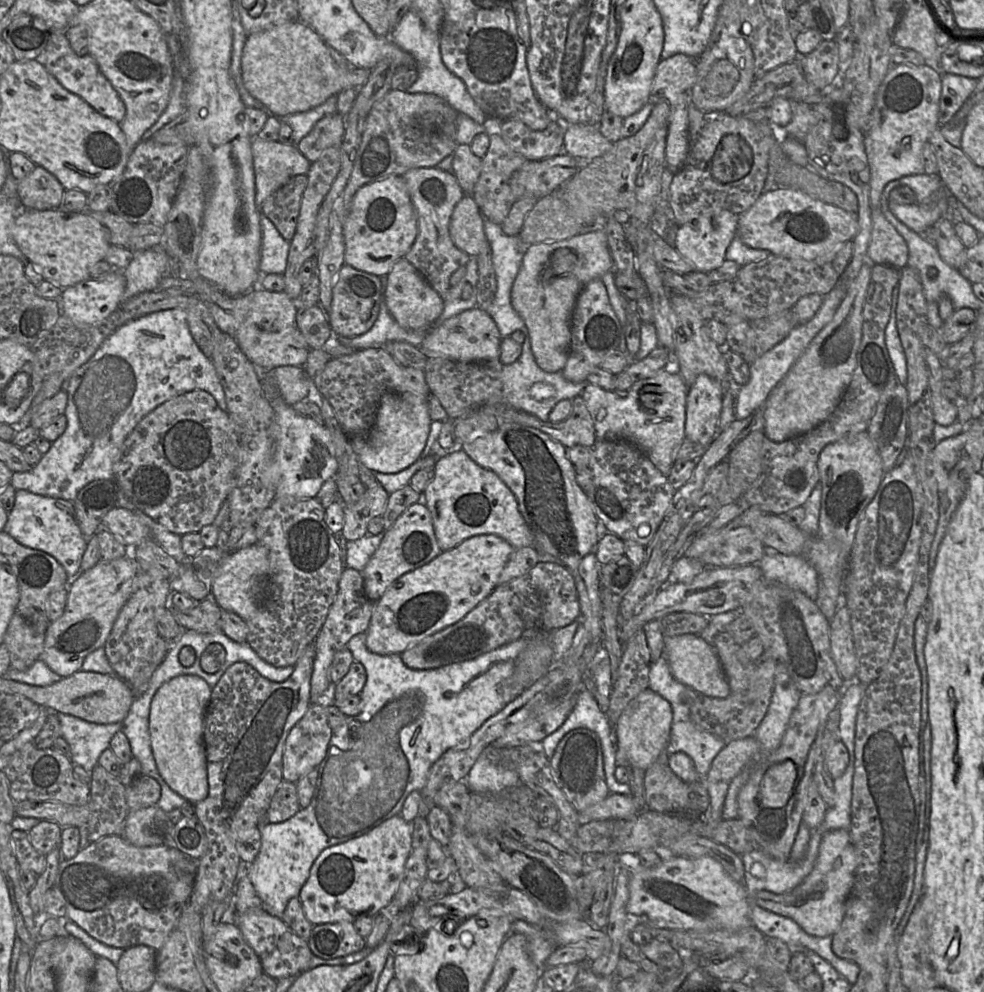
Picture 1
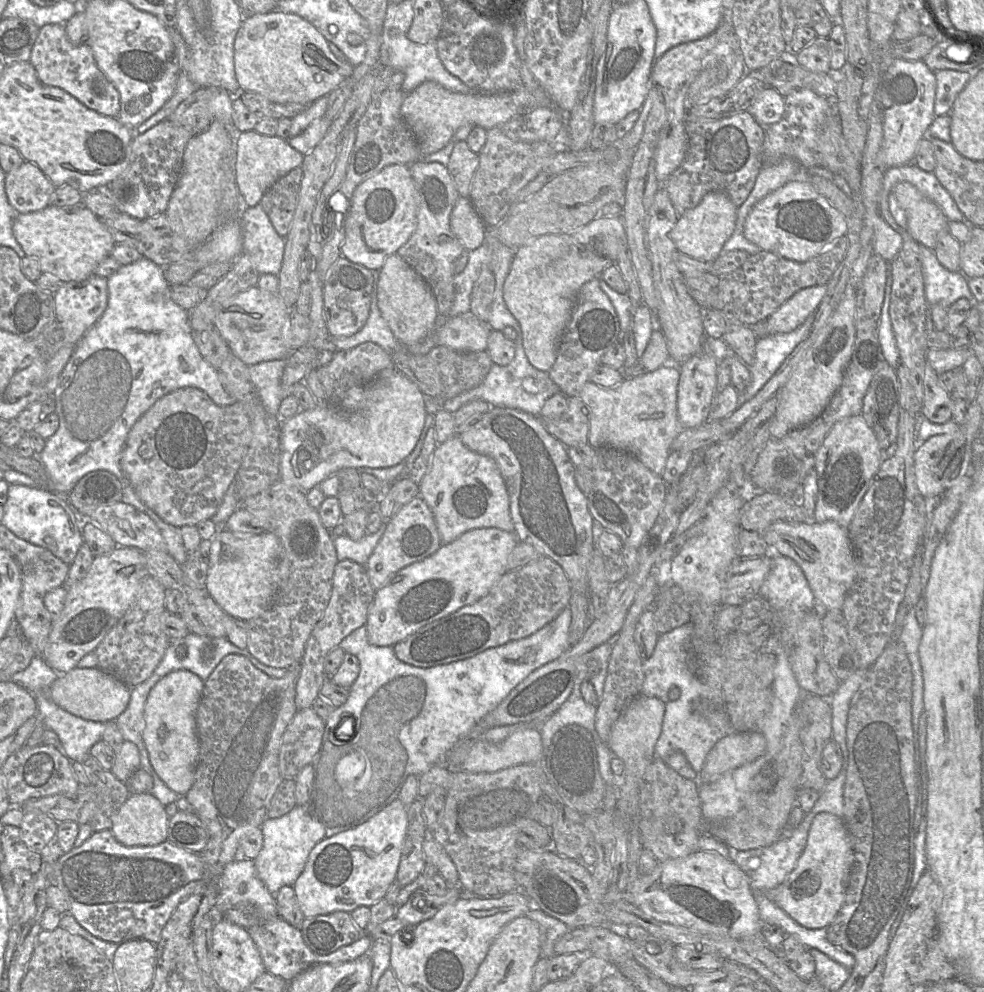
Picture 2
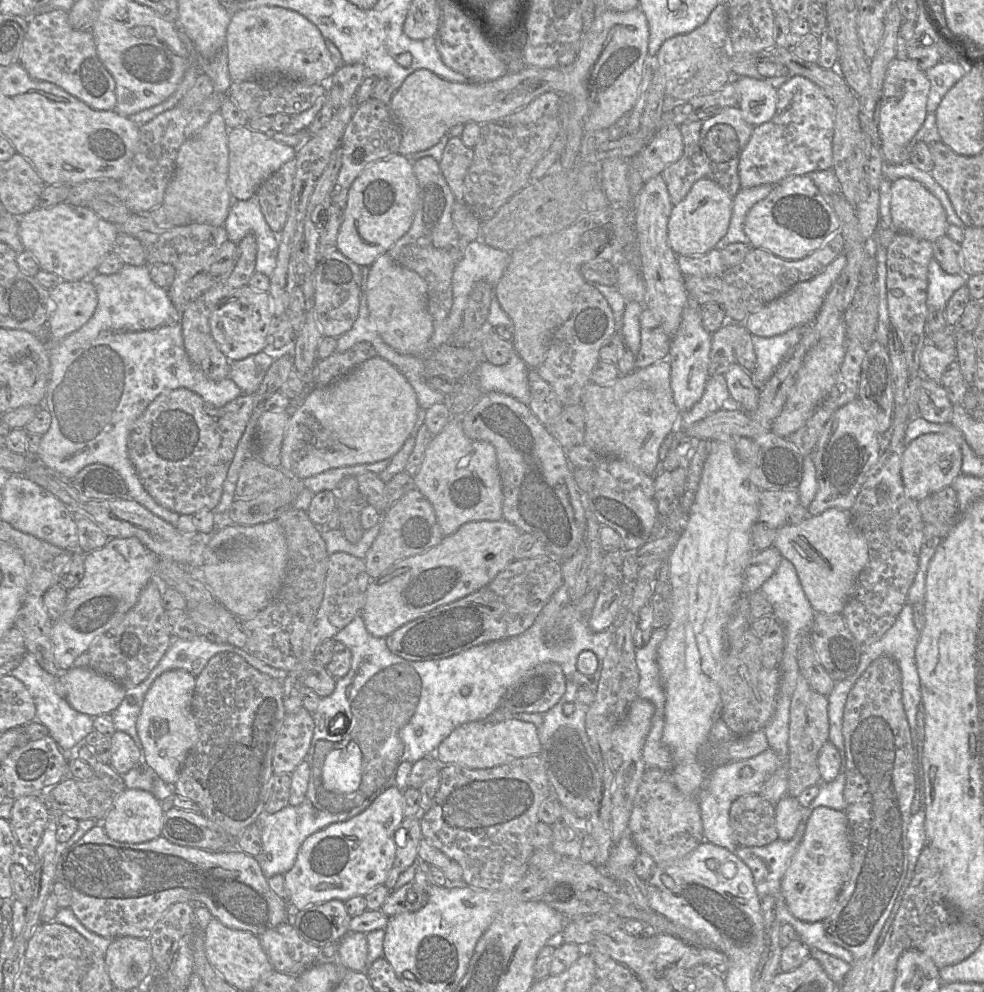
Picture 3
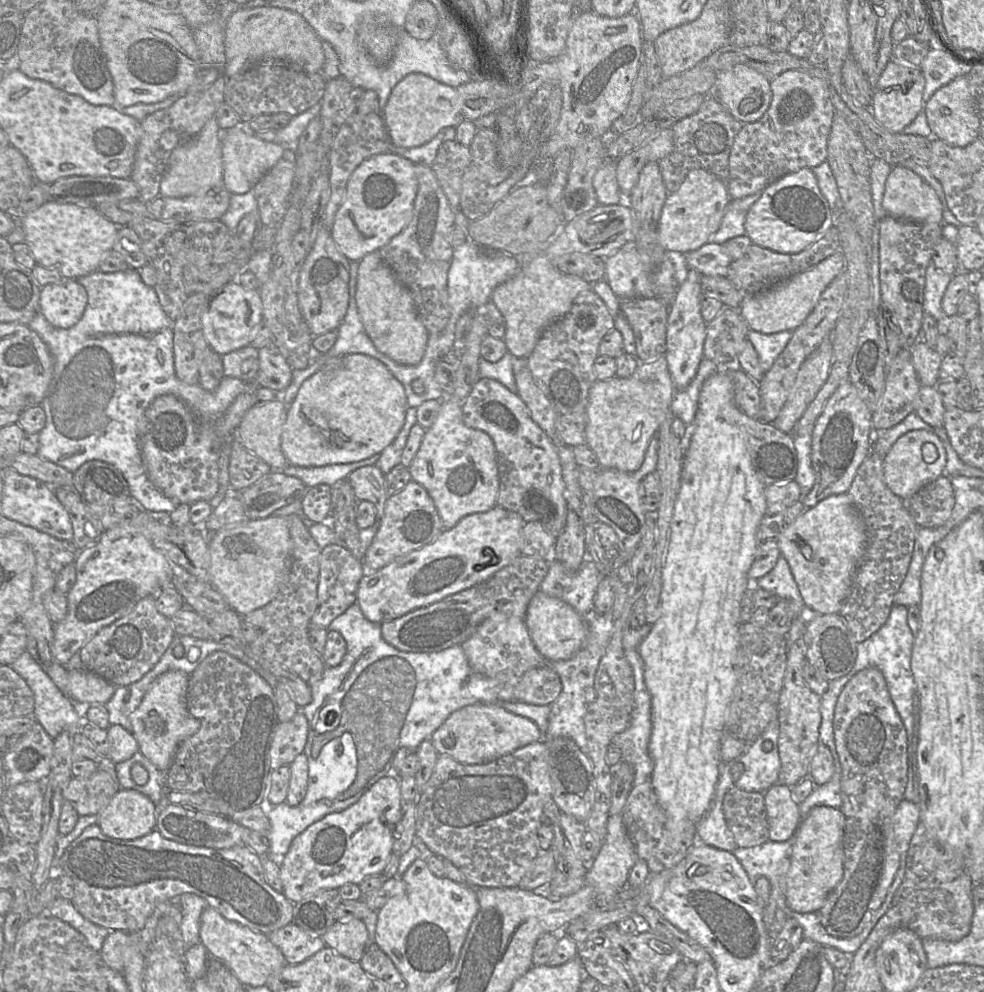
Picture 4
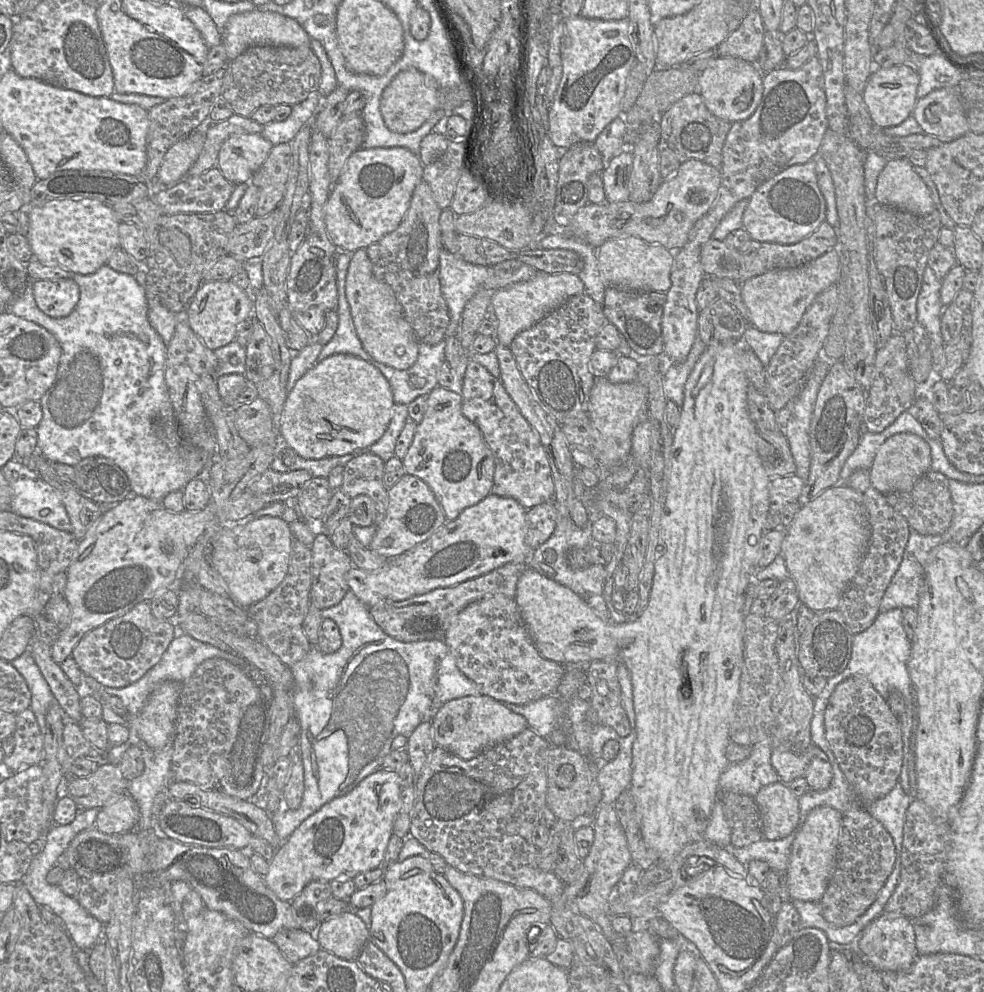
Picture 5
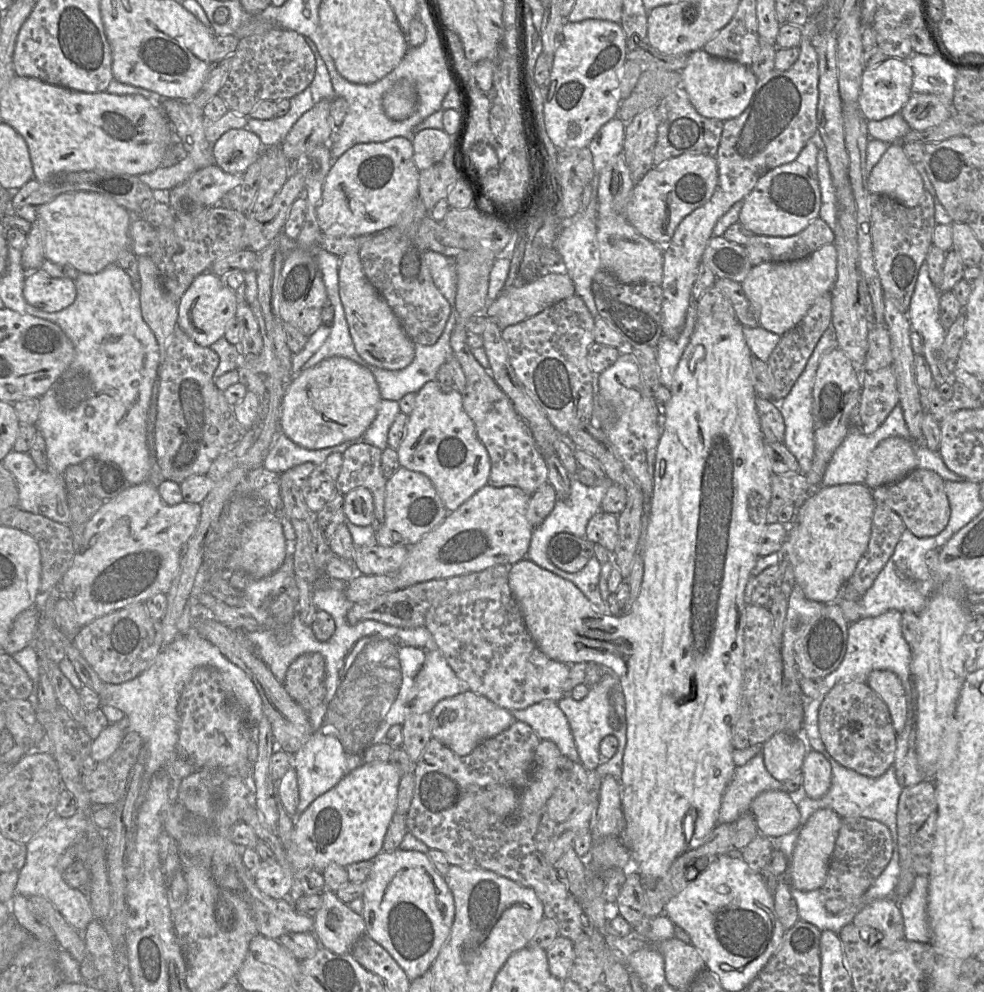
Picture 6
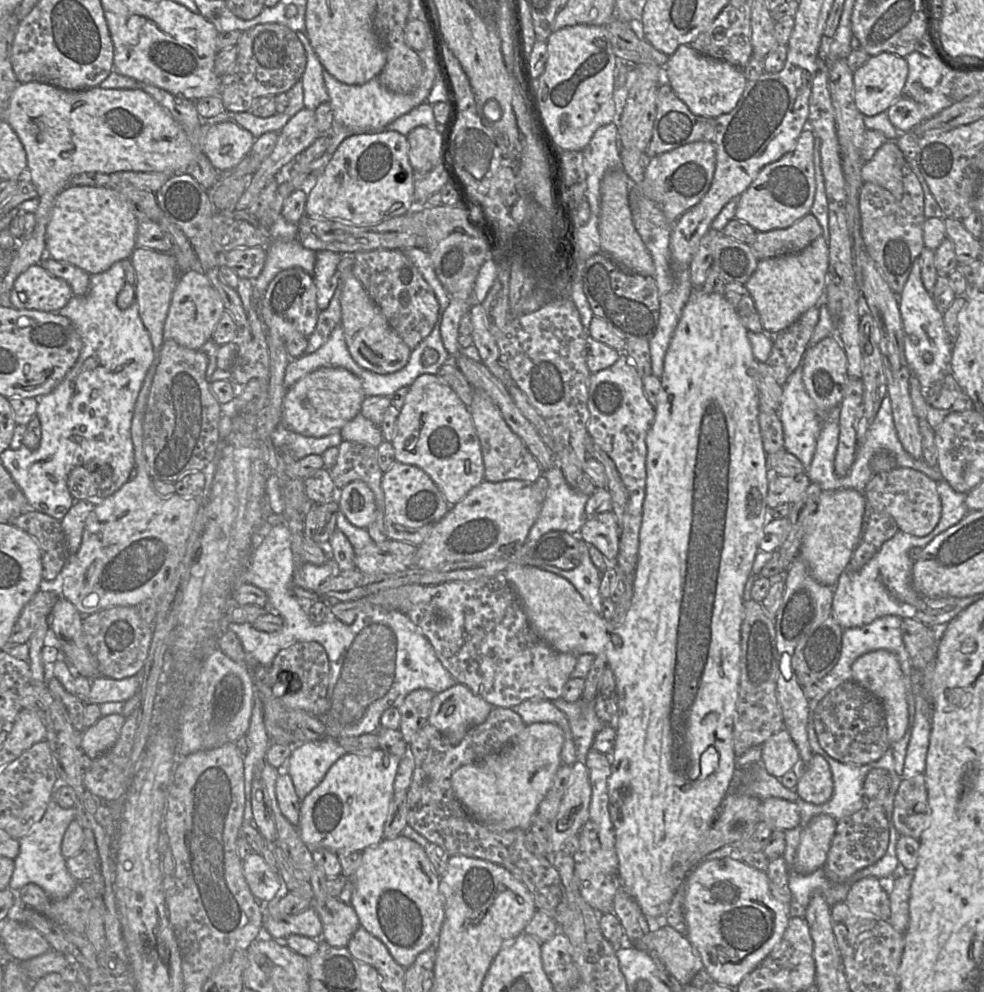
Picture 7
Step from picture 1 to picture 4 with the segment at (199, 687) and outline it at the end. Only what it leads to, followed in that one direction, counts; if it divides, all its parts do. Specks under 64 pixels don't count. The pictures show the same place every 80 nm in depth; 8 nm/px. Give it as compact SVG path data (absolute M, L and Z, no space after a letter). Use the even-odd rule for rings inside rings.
M178 670L163 673L151 684L139 707L130 715L139 751L164 772L170 769L178 746L200 727L199 721L187 708L189 678L189 675Z

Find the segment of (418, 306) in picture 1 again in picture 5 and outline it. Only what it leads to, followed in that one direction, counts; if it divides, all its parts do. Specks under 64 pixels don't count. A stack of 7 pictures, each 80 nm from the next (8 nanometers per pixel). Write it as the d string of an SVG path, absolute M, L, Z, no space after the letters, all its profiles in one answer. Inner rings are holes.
M365 249L350 253L345 291L357 335L369 355L377 362L396 369L410 368L418 359L419 341L391 287L374 276Z

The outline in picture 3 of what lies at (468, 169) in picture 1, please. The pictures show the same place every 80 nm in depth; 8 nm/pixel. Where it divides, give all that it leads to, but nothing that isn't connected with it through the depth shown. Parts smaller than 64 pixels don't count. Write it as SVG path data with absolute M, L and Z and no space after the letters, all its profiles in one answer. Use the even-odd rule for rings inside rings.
M460 137L450 138L443 150L439 166L455 201L463 201L464 180L473 157L472 148L467 147Z

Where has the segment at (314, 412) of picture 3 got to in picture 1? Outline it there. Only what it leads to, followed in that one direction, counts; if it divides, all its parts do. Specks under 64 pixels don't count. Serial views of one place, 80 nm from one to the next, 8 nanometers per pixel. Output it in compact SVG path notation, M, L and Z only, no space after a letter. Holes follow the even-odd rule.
M261 374L260 382L264 396L274 410L279 435L276 441L276 461L279 468L277 495L291 495L298 498L315 498L322 484L338 471L336 442L326 425L302 416L280 395L276 381L267 374ZM388 391L380 399L375 422L365 439L350 439L359 462L373 471L398 473L422 455L430 434L428 401L412 393Z

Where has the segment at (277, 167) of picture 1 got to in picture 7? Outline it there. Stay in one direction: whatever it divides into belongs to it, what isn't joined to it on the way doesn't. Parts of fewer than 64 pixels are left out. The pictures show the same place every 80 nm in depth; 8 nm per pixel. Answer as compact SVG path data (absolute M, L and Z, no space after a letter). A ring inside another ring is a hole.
M226 121L214 125L204 122L204 153L217 171L227 171L237 166L252 150L255 137L235 121Z

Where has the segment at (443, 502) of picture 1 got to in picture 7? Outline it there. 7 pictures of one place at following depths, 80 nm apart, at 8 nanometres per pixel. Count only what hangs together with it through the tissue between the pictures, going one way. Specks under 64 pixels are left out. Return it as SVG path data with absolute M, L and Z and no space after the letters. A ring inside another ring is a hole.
M438 375L417 377L399 411L392 441L396 460L424 470L450 506L485 480L481 444L469 408Z

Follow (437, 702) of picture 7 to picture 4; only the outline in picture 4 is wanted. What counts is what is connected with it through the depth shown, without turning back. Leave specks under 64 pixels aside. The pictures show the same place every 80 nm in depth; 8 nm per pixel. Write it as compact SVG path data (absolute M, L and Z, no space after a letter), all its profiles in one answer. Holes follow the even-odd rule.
M506 701L477 703L454 711L431 736L438 755L449 756L463 764L483 764L543 739L543 734L533 721L509 712L502 706L502 702Z

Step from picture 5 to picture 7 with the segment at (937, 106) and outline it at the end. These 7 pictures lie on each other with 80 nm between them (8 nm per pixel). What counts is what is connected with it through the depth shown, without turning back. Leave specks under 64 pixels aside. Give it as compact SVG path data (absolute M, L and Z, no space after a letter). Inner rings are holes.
M906 96L896 100L886 113L900 132L911 131L926 119L933 117L927 106Z

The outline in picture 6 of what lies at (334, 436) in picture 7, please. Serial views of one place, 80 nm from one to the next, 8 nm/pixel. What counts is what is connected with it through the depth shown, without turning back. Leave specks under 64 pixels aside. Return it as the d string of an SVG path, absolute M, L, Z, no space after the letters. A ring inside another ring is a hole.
M280 427L276 444L265 458L263 467L278 474L305 462L312 462L319 468L323 468L327 457L331 453L340 452L343 454L353 443L354 442L346 441L333 447L310 450L293 442L284 433L283 428Z

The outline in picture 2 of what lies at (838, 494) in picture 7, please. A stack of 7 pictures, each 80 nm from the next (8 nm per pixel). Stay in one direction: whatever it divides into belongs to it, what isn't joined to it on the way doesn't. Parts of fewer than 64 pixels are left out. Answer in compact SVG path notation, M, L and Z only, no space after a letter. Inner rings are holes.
M777 521L764 533L768 554L779 552L795 561L805 574L816 601L825 610L841 610L856 577L857 567L848 529L834 521L790 524Z

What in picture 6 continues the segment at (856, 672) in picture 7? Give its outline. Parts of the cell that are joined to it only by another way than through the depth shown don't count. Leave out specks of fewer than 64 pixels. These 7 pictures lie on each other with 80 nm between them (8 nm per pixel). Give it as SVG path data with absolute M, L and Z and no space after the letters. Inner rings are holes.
M873 670L867 676L866 683L885 702L893 728L897 734L900 733L908 723L910 703L898 676L889 670Z

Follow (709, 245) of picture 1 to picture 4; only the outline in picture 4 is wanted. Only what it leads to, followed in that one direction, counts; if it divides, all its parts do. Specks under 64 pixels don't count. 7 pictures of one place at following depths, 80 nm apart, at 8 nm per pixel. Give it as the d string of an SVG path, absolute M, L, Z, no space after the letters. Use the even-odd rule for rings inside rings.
M691 170L679 189L668 193L658 224L658 241L668 253L690 253L711 241L730 203L726 184L703 170Z

